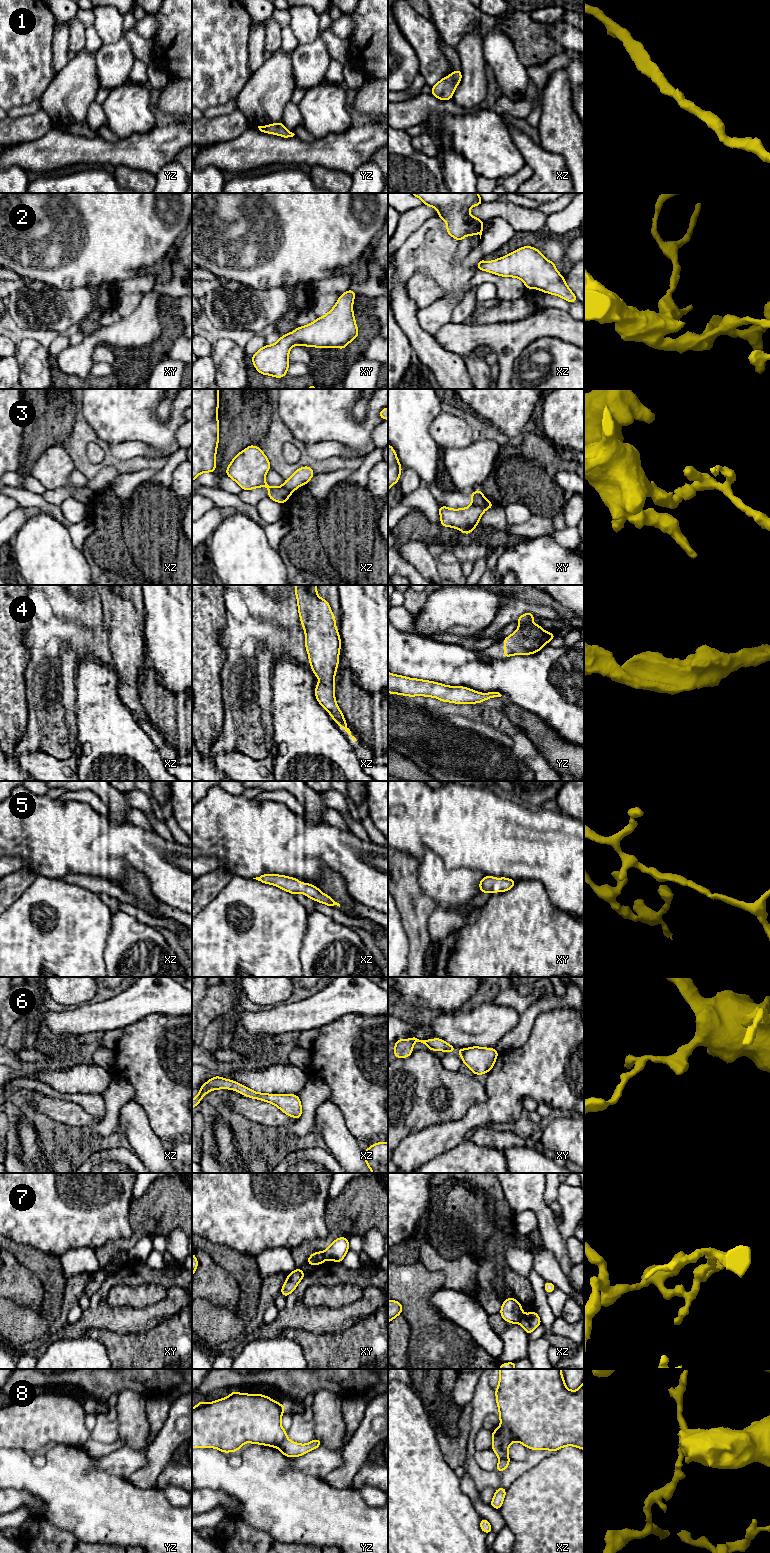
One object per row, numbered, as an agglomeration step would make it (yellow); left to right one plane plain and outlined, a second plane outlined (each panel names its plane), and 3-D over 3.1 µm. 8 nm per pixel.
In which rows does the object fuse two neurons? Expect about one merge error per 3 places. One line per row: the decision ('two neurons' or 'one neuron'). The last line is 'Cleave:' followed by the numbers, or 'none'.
1: one neuron
2: one neuron
3: two neurons
4: one neuron
5: one neuron
6: one neuron
7: two neurons
8: two neurons
Cleave: 3, 7, 8

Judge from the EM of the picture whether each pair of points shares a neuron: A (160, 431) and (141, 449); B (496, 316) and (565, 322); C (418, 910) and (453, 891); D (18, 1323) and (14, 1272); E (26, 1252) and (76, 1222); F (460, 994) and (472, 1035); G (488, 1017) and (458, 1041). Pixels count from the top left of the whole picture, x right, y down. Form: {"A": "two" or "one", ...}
{"A": "two", "B": "two", "C": "two", "D": "two", "E": "two", "F": "two", "G": "one"}

